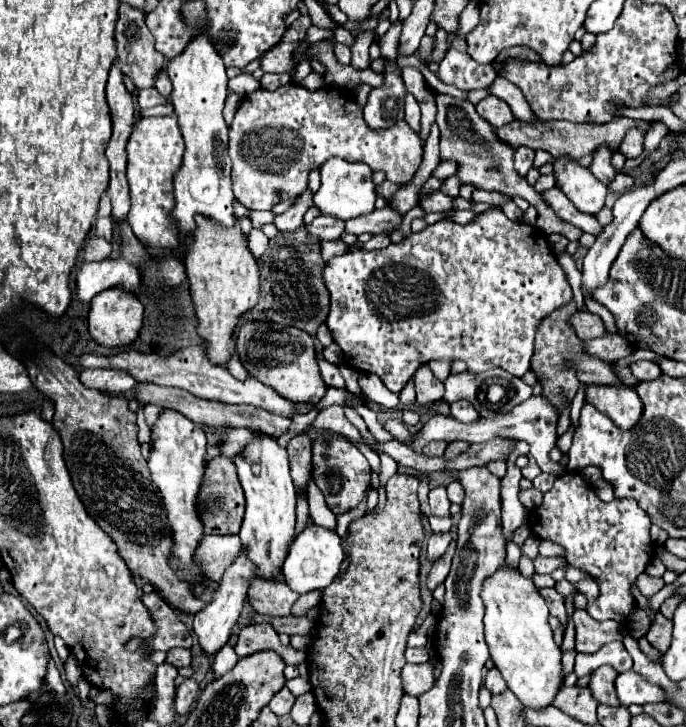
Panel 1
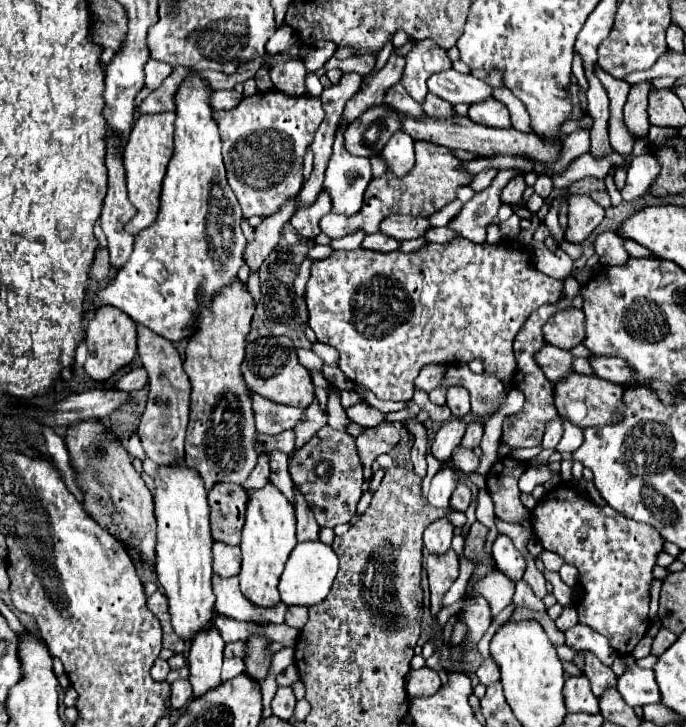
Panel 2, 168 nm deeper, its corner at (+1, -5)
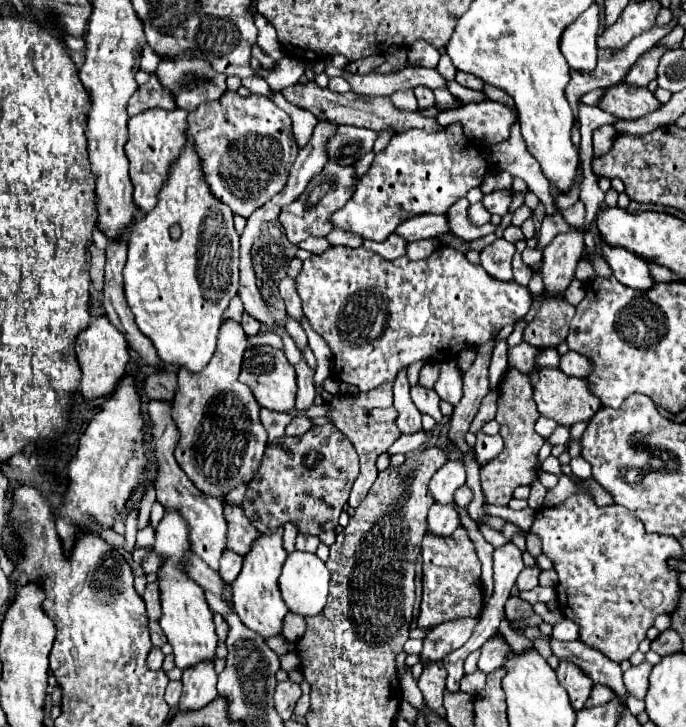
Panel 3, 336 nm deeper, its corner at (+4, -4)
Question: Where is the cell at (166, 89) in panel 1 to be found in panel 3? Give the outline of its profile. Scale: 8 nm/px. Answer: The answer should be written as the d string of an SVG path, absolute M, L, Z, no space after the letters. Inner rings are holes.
M144 42L142 48L140 48L140 68L146 70L148 74L154 74L154 68L160 64L160 56Z

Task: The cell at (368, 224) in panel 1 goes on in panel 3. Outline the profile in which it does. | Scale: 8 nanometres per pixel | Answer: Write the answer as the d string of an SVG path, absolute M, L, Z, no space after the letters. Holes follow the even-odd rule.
M414 216L414 220L406 220L406 224L400 224L396 228L396 234L400 234L404 240L424 240L424 238L438 238L442 234L450 232L446 216Z

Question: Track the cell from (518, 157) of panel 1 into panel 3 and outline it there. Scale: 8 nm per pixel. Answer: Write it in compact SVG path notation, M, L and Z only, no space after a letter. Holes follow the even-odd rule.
M496 190L492 194L486 194L482 198L482 206L490 212L490 214L498 214L498 216L504 216L508 212L508 206L510 206L510 192L506 190Z

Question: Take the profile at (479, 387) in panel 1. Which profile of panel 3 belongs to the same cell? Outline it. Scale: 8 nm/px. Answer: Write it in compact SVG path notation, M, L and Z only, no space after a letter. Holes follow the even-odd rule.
M412 386L410 388L410 396L412 396L412 402L416 404L416 408L422 412L422 414L430 414L436 424L442 422L442 412L438 408L438 394L434 390L428 390L428 388L422 388L422 386Z

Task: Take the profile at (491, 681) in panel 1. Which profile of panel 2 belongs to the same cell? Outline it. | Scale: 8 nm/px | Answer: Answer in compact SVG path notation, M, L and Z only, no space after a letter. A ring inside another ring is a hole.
M485 659L483 665L477 669L477 677L479 677L479 681L481 681L485 687L497 683L497 681L499 681L499 669L497 669L497 663L493 663L491 659Z

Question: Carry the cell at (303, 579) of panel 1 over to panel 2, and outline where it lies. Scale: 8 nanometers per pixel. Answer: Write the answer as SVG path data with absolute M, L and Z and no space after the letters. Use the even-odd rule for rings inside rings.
M323 541L297 543L297 547L289 555L289 561L285 563L285 571L283 571L281 581L279 581L281 601L289 607L291 605L309 607L309 605L321 603L327 597L337 571L339 571L339 557L331 545L327 545Z

